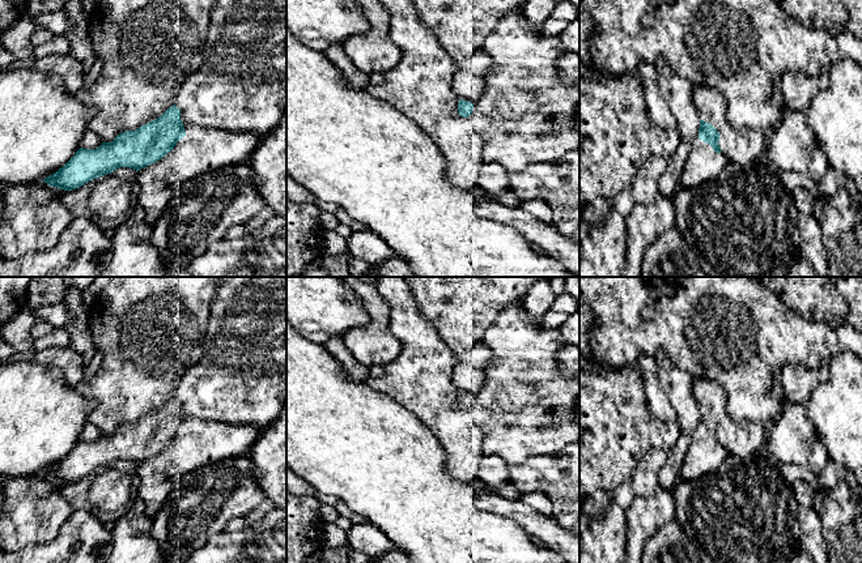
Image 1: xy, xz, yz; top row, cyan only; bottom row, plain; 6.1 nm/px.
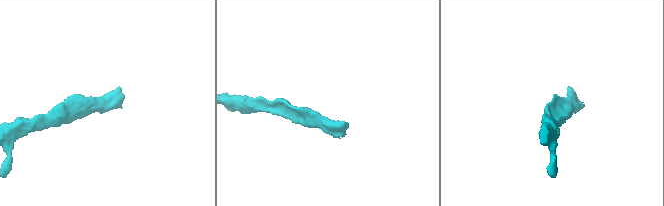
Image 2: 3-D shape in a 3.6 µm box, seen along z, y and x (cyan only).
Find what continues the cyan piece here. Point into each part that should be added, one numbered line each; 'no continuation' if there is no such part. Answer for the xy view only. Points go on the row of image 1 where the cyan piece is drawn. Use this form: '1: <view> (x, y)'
1: xy (241, 86)

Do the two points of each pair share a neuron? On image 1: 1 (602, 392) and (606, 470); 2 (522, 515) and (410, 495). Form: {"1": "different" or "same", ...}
{"1": "same", "2": "different"}

